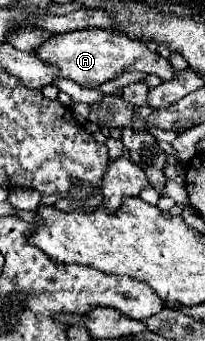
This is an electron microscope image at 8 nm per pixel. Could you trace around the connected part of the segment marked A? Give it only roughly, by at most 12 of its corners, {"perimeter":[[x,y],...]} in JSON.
{"perimeter":[[109,29],[51,35],[35,55],[81,87],[169,59]]}

